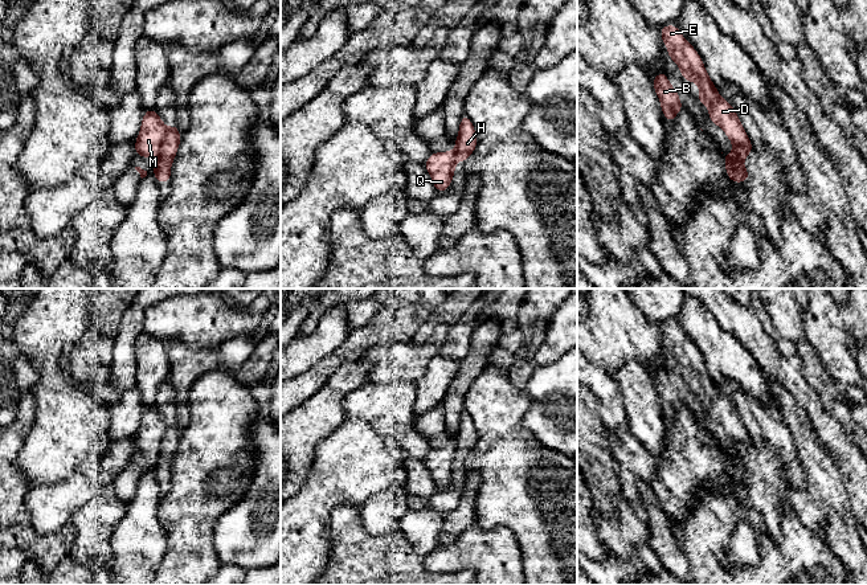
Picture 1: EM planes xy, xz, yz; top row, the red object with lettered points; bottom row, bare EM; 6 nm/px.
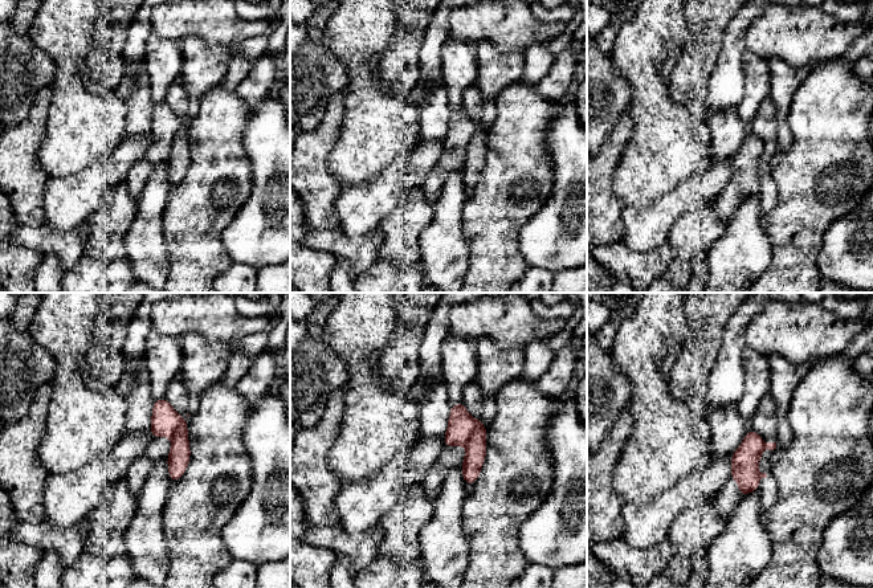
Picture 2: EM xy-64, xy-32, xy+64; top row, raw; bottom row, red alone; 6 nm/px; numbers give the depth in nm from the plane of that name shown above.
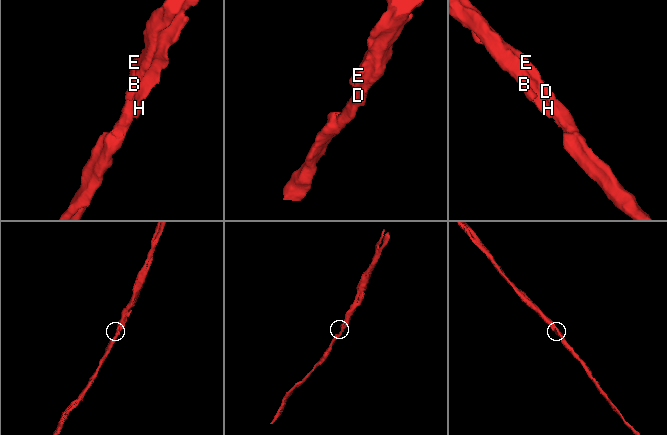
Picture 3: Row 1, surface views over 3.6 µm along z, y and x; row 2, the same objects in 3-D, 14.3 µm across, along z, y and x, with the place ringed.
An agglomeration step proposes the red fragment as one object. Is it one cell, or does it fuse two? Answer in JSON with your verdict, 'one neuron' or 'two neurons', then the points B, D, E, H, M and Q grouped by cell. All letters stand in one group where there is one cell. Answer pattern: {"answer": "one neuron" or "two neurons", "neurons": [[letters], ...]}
{"answer": "two neurons", "neurons": [["B", "D", "E", "M", "Q"], ["H"]]}

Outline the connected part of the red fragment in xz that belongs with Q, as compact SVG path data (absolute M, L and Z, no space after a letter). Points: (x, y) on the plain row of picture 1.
M433 449L424 461L437 488L445 488L455 470L455 449Z

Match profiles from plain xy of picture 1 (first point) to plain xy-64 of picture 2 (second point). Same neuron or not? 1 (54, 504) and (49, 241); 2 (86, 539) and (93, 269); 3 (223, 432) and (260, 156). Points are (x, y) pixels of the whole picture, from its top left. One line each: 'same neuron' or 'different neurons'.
1: different neurons
2: different neurons
3: different neurons

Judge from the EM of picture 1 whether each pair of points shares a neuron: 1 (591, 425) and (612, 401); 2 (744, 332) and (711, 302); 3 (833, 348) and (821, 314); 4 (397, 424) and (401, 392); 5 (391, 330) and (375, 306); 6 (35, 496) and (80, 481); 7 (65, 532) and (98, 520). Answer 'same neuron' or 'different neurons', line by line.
1: different neurons
2: same neuron
3: same neuron
4: same neuron
5: different neurons
6: same neuron
7: different neurons

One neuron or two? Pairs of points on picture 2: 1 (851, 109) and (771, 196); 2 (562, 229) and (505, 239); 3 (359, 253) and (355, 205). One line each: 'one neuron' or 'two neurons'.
1: two neurons
2: two neurons
3: two neurons

